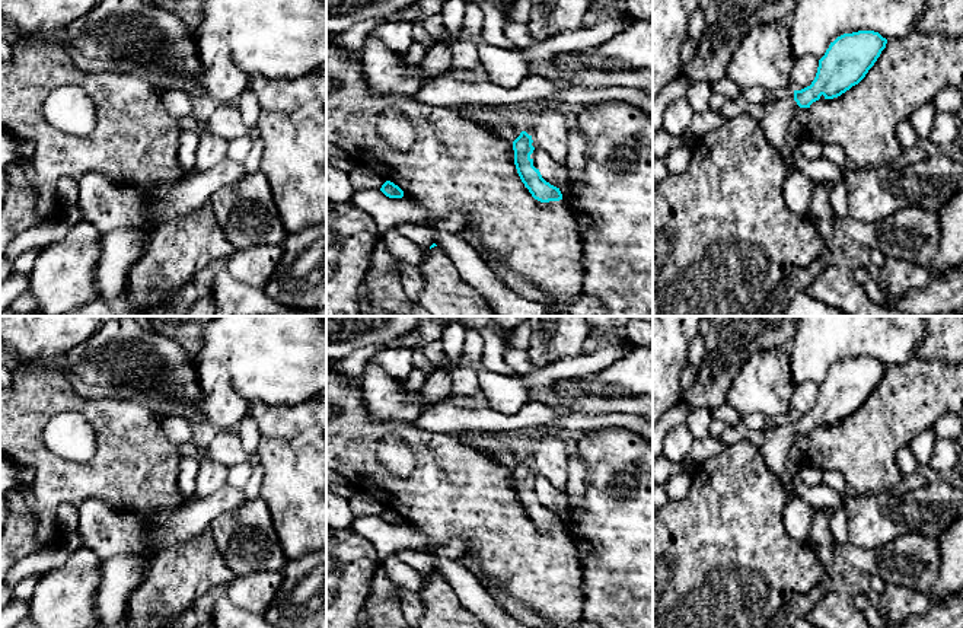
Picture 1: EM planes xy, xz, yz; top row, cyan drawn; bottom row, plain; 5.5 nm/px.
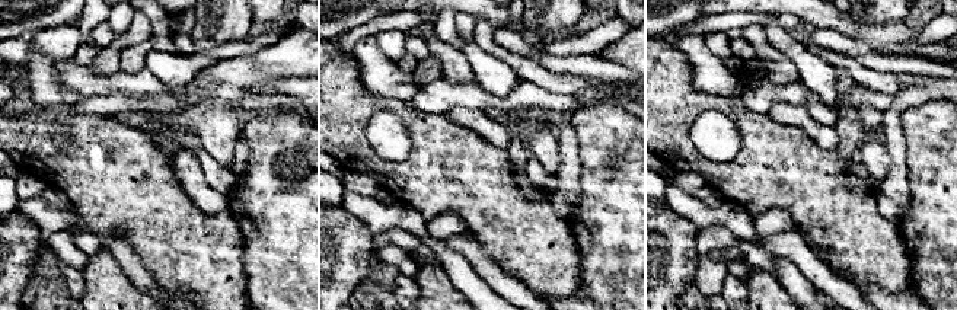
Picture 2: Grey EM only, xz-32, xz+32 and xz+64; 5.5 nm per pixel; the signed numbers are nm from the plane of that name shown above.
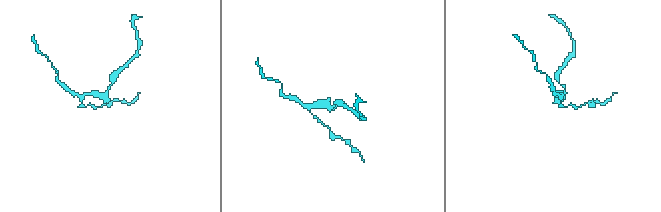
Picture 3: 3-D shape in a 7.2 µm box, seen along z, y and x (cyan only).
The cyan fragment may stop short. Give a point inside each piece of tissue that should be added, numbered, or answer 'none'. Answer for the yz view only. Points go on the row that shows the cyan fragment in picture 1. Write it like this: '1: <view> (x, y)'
1: yz (774, 115)

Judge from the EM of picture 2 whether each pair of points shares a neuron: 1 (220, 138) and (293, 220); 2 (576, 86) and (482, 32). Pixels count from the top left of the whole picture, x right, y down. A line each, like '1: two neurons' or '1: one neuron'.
1: two neurons
2: one neuron

